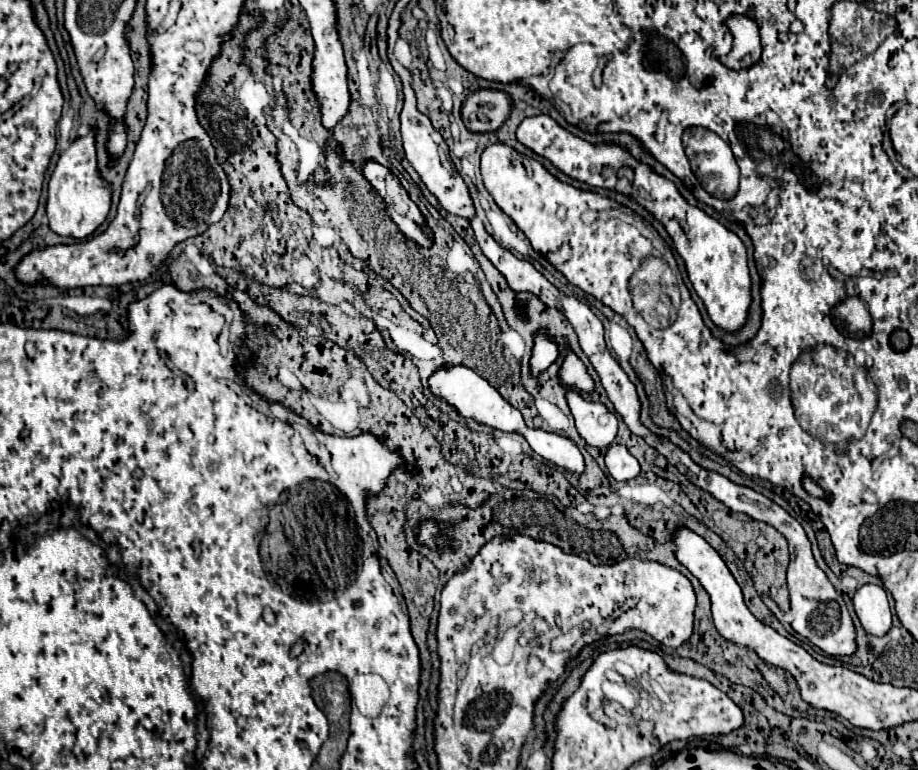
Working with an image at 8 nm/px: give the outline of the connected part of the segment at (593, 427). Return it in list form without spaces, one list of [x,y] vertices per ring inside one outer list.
[[[567,389],[565,399],[571,409],[571,415],[575,417],[575,427],[579,435],[593,447],[609,447],[617,435],[615,413],[611,413],[599,401],[585,399],[577,389]]]

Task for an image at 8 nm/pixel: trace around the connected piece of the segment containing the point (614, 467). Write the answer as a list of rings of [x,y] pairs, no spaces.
[[[611,445],[607,449],[605,465],[615,481],[629,481],[639,475],[637,459],[623,445]]]

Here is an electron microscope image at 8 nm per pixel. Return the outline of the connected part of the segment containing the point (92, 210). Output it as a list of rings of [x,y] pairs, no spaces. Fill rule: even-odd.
[[[91,127],[87,135],[77,137],[59,157],[57,167],[49,179],[49,199],[47,217],[49,227],[63,237],[87,239],[97,231],[97,227],[107,219],[111,211],[111,187],[105,181],[95,181],[97,177],[97,149],[95,149],[95,129]]]

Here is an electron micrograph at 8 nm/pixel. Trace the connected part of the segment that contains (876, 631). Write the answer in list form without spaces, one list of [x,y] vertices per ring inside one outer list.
[[[863,585],[853,597],[853,605],[855,605],[857,617],[861,619],[867,633],[881,637],[889,631],[891,611],[889,611],[887,593],[883,587]]]

